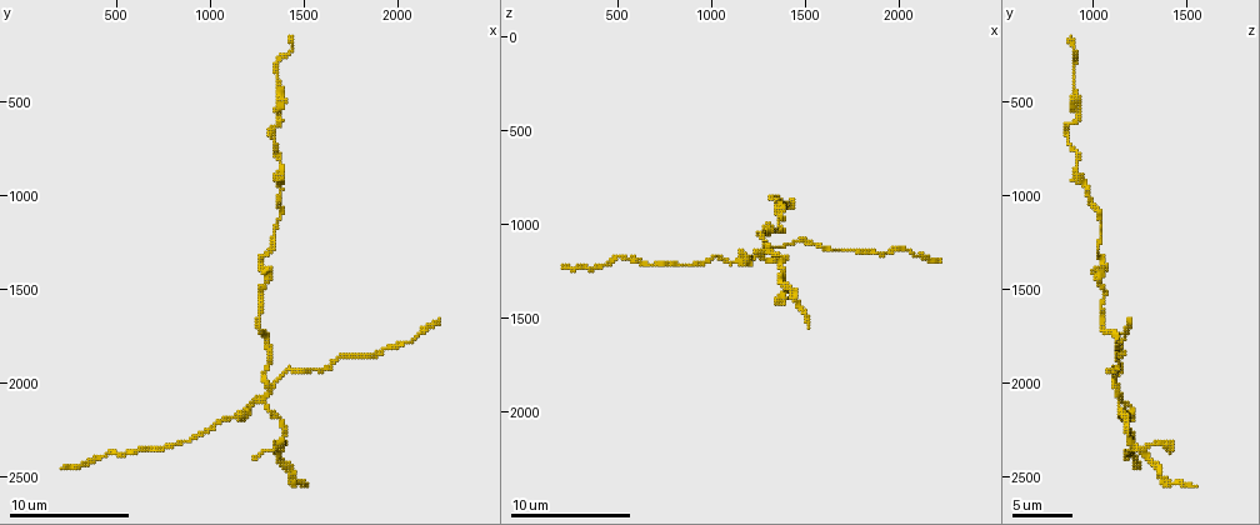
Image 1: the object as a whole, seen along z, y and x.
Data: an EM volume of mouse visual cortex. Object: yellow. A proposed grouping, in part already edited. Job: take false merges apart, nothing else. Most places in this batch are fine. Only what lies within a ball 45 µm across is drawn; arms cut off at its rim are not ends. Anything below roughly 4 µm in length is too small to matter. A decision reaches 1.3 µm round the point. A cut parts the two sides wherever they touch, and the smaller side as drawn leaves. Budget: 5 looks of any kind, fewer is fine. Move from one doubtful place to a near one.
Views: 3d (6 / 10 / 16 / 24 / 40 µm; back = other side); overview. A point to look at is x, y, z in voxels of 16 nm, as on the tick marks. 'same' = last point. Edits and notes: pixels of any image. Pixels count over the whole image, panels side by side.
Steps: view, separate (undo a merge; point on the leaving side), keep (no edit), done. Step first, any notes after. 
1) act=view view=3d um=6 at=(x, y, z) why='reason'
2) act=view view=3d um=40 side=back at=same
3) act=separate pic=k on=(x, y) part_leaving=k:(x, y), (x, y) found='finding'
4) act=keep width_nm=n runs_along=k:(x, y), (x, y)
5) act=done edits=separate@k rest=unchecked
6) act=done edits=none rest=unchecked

act=view view=3d um=16 at=(1380, 590, 910) why='thick turns thin'

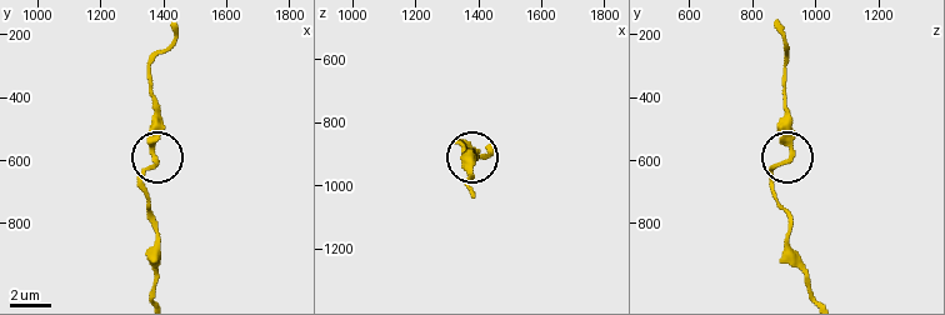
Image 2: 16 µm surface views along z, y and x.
act=view view=3d um=6 at=(1370, 610, 900)

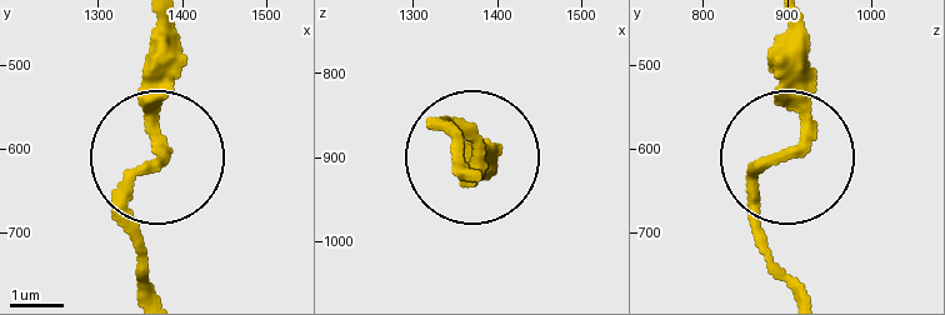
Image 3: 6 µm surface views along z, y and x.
act=keep width_nm=230 runs_along=3:(153, 281), (135, 228), (135, 188), (158, 156), (149, 26) found='all the same neuron'

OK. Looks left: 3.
act=view view=3d um=10 at=(1270, 1350, 1040) why='sudden change in width'

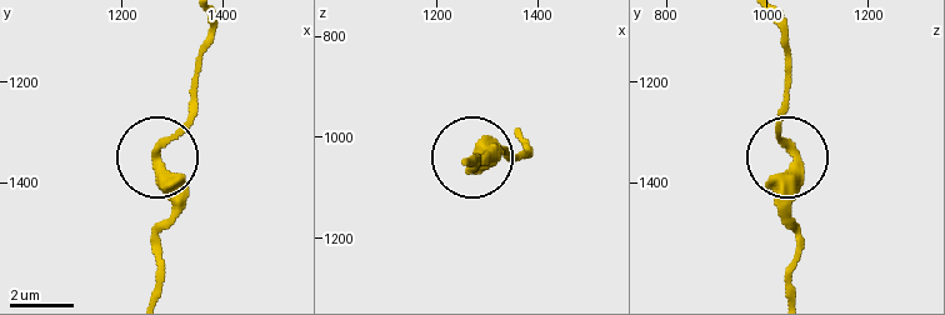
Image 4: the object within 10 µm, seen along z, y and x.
act=keep runs_along=4:(154, 294), (170, 205), (156, 149), (191, 109), (200, 71) found='continuous, no second neuron'

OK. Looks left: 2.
act=view view=3d um=10 at=(1330, 2000, 1130) why='a fork'

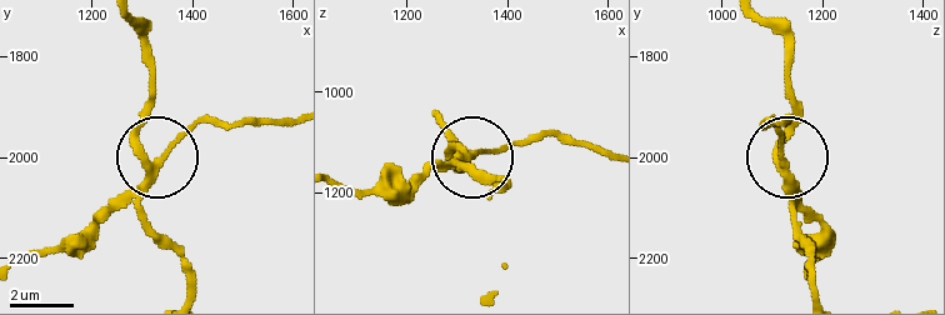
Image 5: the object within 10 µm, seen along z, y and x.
act=view view=3d um=10 side=back at=(1340, 2005, 1120)

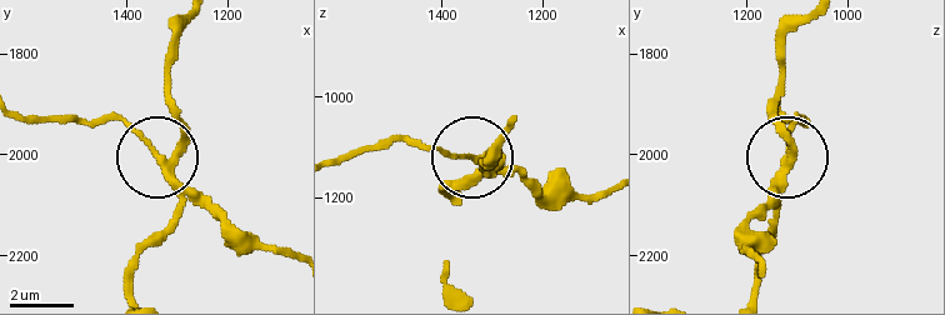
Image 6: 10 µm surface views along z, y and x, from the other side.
act=separate pic=6 on=(214, 204) arms=3 found='two neurons meet here'

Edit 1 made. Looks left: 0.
act=done edits=separate@6 rest=unchecked

